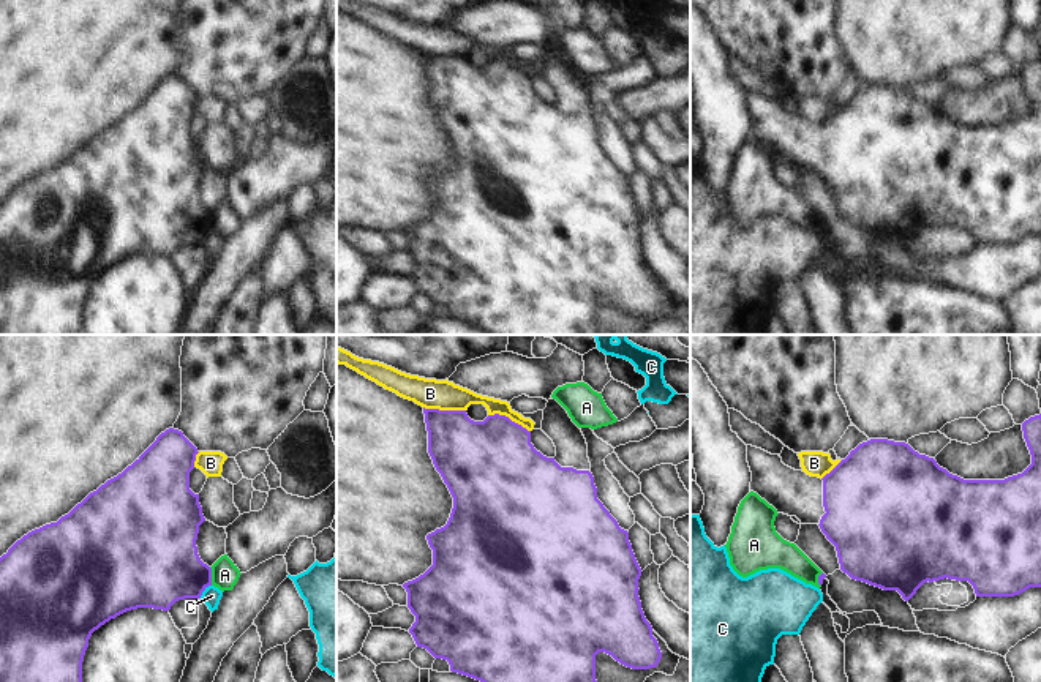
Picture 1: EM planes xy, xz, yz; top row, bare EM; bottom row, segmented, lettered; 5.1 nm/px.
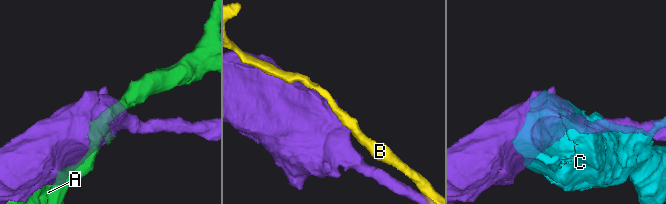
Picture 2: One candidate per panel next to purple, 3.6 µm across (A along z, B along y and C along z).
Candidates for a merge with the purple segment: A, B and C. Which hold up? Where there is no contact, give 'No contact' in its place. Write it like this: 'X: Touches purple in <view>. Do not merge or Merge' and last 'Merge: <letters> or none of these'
A: Touches purple in xy. Do not merge
B: Touches purple in xz. Do not merge
C: Touches purple in xy. Do not merge
Merge: none of these.

